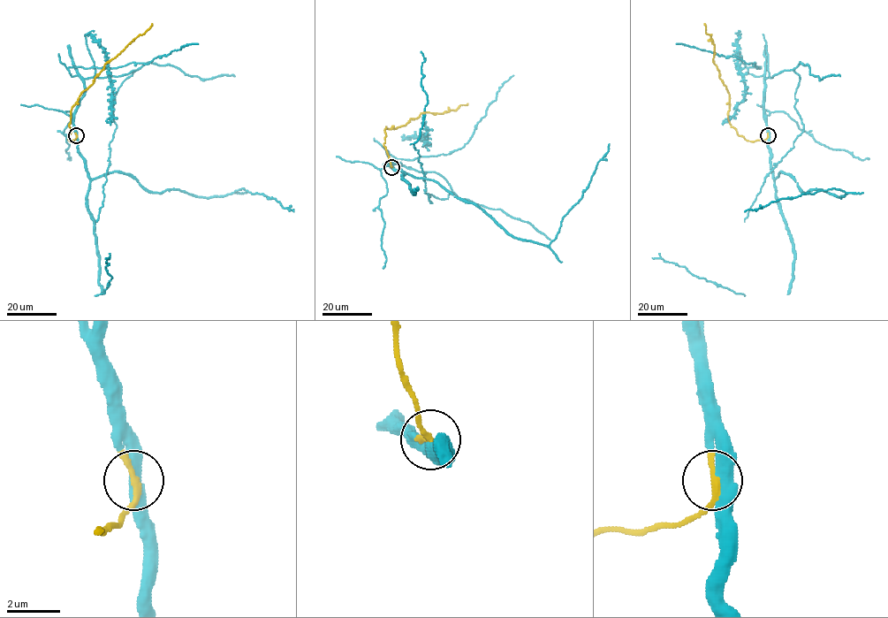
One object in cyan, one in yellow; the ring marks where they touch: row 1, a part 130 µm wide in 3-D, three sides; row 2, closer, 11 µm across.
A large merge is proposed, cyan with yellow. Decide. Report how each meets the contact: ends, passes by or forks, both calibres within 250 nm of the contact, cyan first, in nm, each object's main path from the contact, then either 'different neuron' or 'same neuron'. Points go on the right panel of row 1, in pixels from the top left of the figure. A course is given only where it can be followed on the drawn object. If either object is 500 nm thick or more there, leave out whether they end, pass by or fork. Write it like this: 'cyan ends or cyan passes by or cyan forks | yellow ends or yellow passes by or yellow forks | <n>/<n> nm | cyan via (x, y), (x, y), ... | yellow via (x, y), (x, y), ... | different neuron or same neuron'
cyan passes by | yellow ends | 480/280 nm | cyan via (768, 135), (775, 179), (782, 171), (805, 193), (822, 189), (840, 197), (846, 194), (819, 190), (744, 211) | yellow via (767, 135), (764, 140), (747, 141), (731, 125), (730, 95), (714, 64), (715, 45), (704, 23) | same neuron

